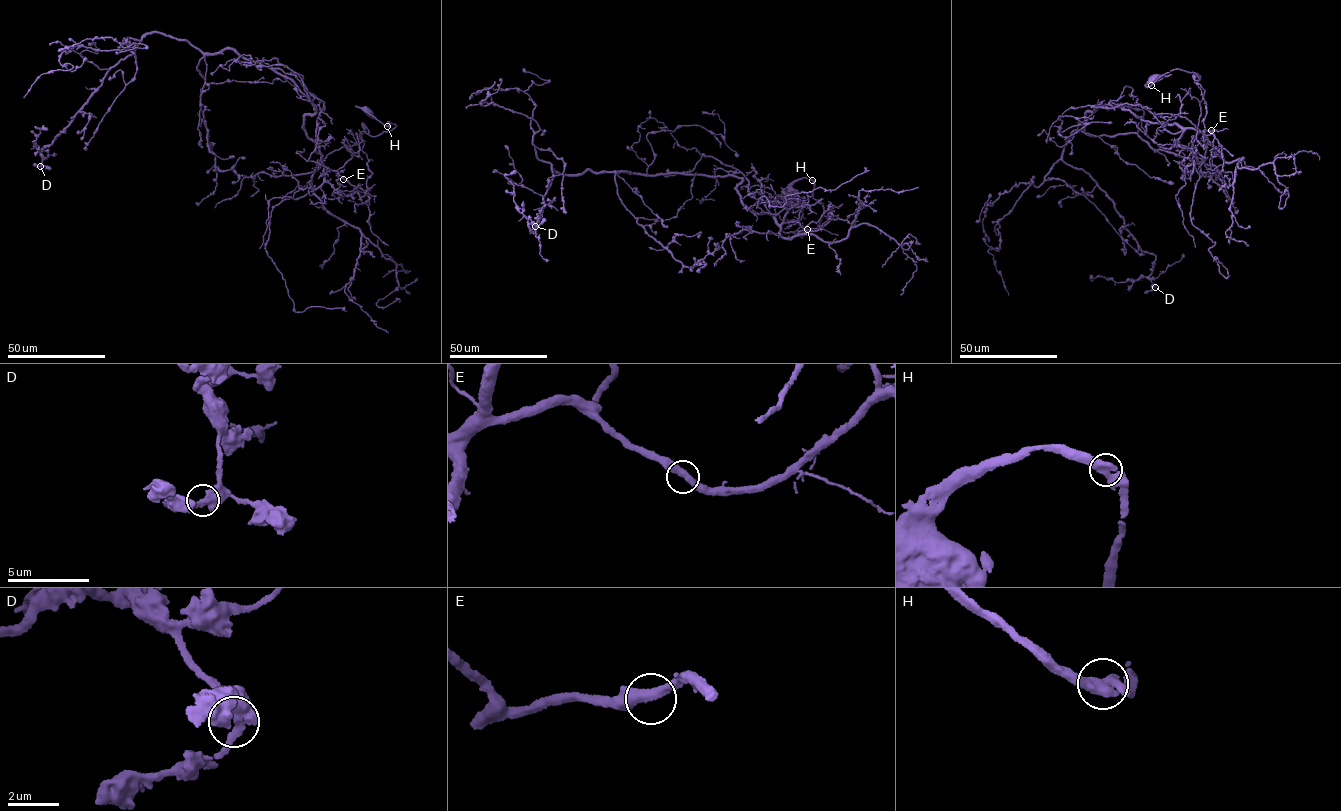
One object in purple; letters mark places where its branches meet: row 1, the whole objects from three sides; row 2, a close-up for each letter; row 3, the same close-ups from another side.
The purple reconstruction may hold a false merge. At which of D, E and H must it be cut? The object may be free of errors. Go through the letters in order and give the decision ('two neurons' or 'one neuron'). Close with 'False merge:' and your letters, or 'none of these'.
D: one neuron
E: one neuron
H: one neuron
False merge: none of these

